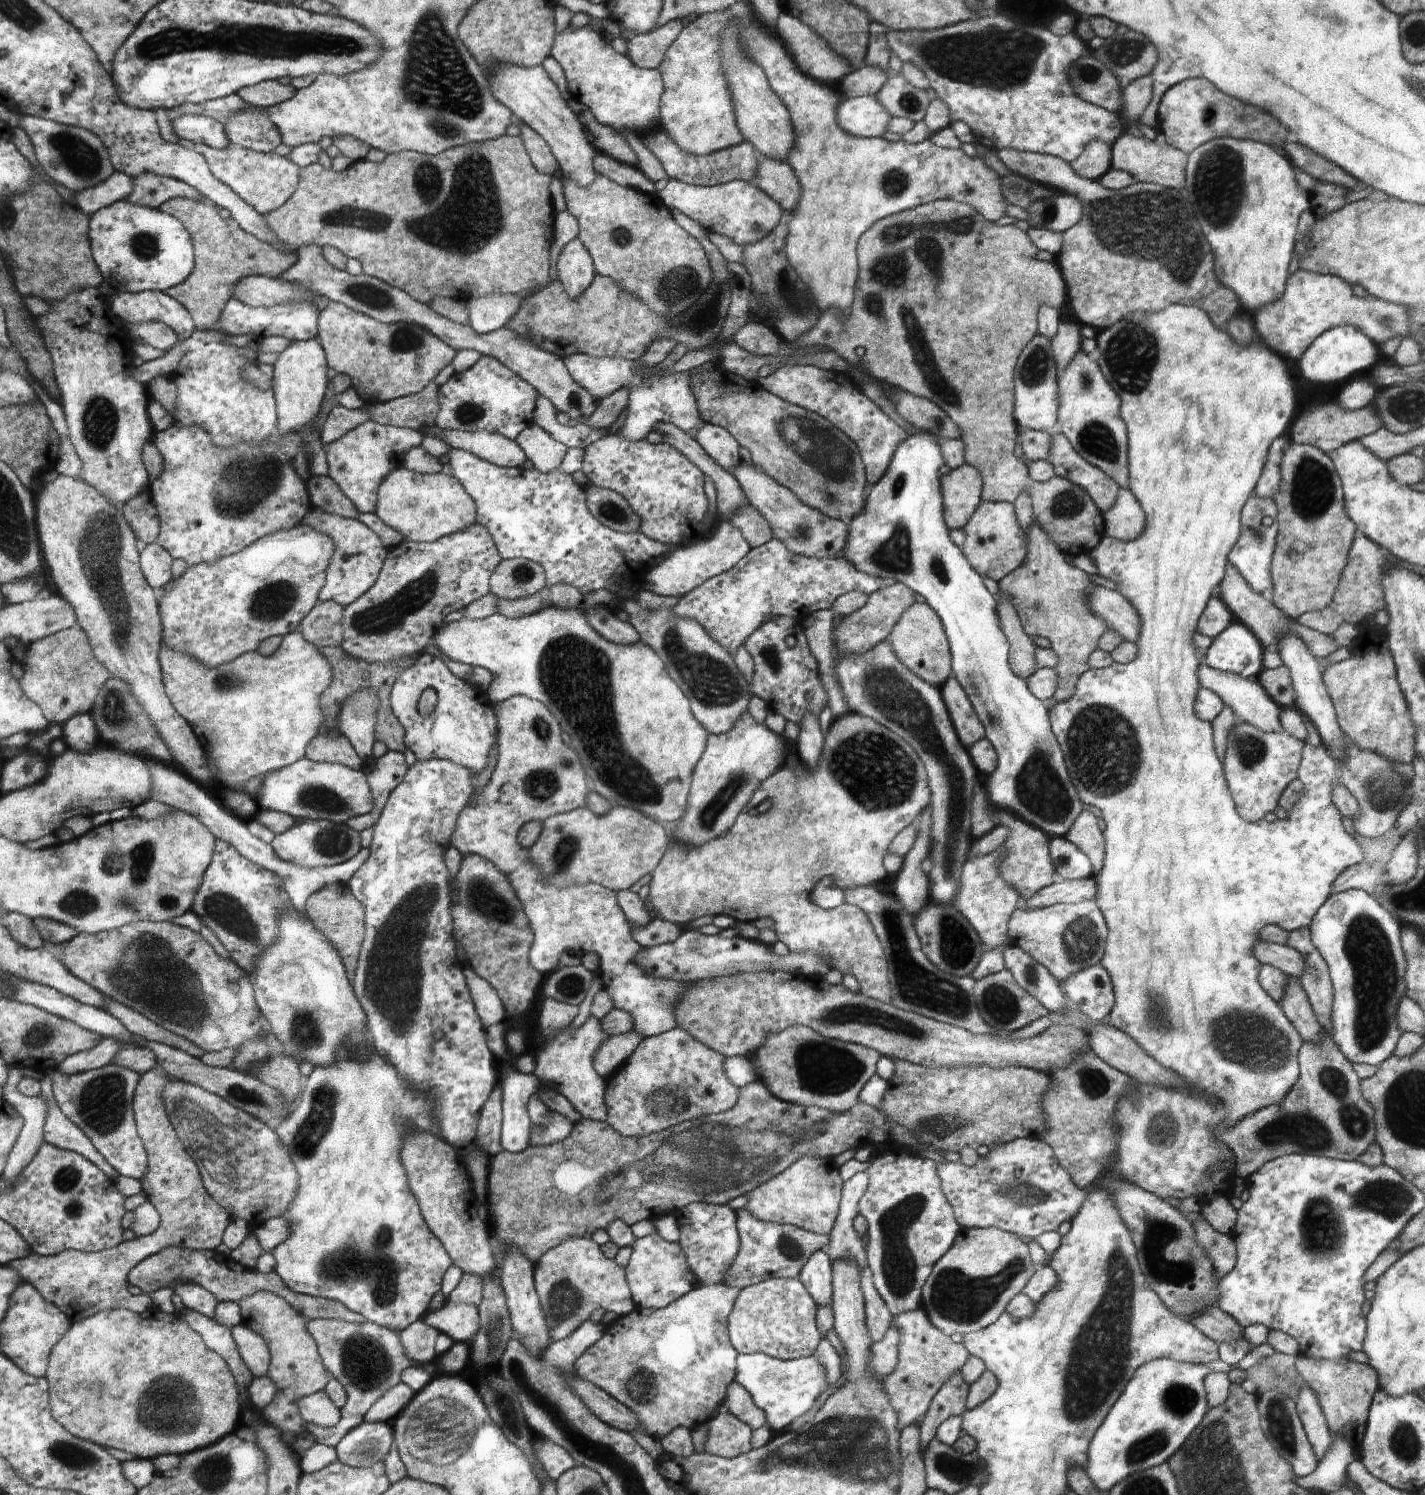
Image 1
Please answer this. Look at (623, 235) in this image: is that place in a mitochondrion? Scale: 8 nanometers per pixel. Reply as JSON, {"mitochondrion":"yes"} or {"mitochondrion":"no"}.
{"mitochondrion":"yes"}

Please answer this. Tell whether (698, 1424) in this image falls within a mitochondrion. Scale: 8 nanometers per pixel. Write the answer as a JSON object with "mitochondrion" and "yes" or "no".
{"mitochondrion":"no"}

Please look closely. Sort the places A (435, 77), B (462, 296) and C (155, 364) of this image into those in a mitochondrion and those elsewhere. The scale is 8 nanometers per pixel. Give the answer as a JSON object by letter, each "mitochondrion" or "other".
{"A":"mitochondrion","B":"other","C":"other"}

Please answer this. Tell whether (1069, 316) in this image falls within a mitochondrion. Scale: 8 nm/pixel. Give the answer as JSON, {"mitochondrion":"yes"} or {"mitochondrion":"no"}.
{"mitochondrion":"no"}

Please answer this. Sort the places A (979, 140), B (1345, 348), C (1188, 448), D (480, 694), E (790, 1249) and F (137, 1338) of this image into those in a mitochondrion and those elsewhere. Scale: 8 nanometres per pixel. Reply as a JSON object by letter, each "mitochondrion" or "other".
{"A":"other","B":"other","C":"other","D":"other","E":"mitochondrion","F":"other"}

